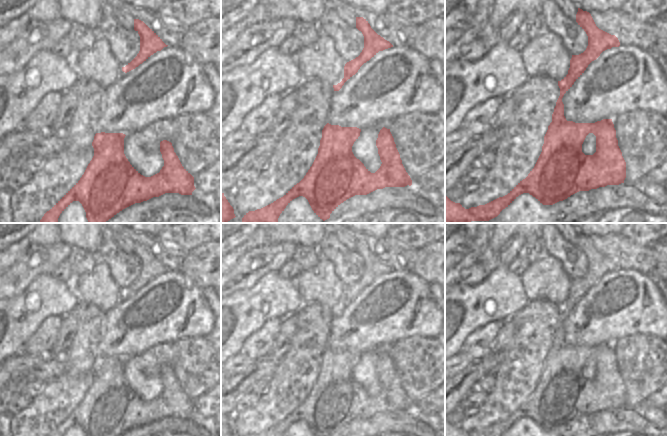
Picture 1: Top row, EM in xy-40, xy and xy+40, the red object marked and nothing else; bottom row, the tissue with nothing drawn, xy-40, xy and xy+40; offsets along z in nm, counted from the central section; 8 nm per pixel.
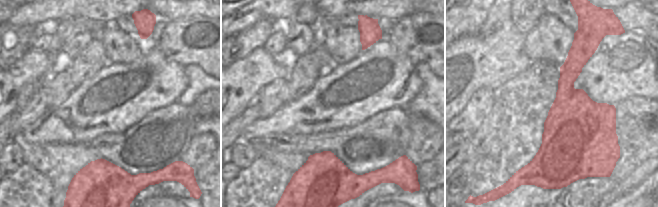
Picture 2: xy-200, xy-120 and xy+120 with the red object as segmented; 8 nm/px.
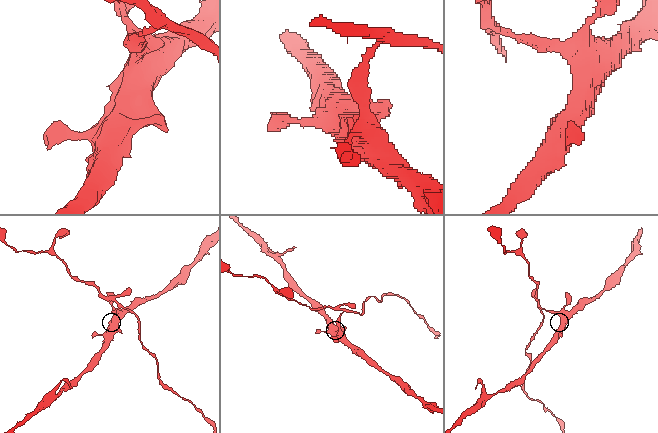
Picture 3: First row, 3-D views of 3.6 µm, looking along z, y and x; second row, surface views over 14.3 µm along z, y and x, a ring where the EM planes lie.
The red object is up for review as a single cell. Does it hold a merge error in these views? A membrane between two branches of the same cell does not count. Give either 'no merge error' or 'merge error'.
merge error

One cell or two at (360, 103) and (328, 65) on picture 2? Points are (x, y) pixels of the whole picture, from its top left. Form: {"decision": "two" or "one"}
{"decision": "two"}

